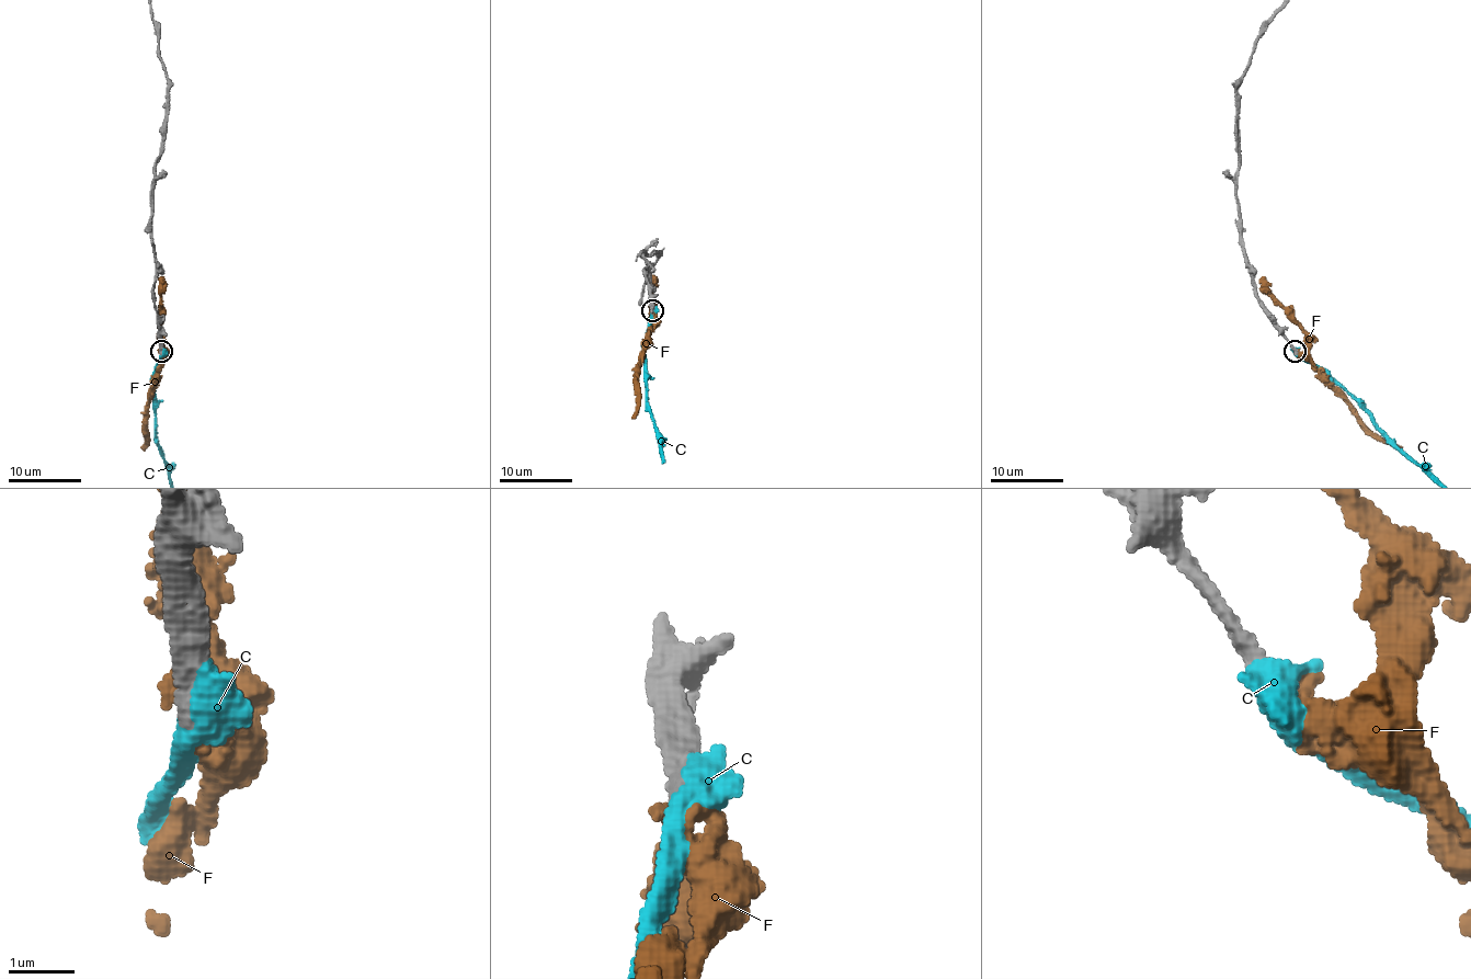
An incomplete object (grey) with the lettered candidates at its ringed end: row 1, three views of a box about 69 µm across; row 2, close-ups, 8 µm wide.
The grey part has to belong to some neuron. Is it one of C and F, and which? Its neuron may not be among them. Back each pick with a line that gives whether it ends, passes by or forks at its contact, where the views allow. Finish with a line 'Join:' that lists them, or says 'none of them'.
C: it ends
Join: C

